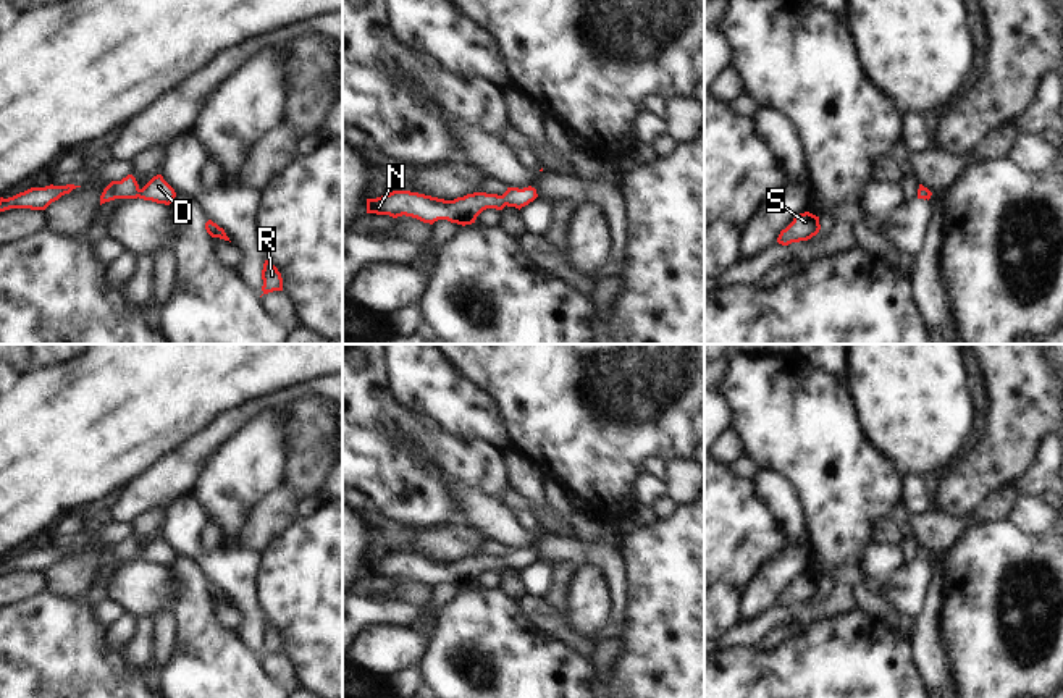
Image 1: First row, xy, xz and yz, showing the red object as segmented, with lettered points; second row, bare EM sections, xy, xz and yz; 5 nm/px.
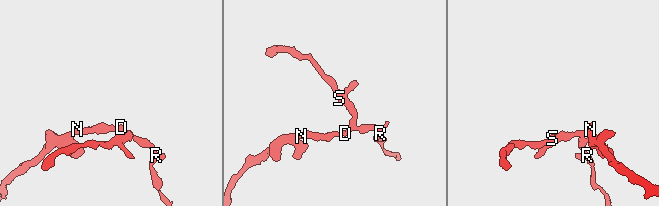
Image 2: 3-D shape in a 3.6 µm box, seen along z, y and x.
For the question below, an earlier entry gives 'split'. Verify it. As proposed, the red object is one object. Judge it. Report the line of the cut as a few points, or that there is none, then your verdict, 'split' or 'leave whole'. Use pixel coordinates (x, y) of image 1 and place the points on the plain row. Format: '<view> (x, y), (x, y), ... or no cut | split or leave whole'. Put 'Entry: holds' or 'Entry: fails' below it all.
no cut | leave whole
Entry: fails

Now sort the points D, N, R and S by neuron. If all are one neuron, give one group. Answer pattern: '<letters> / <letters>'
D N R S

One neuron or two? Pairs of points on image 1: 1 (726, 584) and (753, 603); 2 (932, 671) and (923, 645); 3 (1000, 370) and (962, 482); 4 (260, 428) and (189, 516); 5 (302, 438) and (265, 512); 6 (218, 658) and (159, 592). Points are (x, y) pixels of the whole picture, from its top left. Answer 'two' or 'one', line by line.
1: two
2: one
3: one
4: two
5: one
6: two

